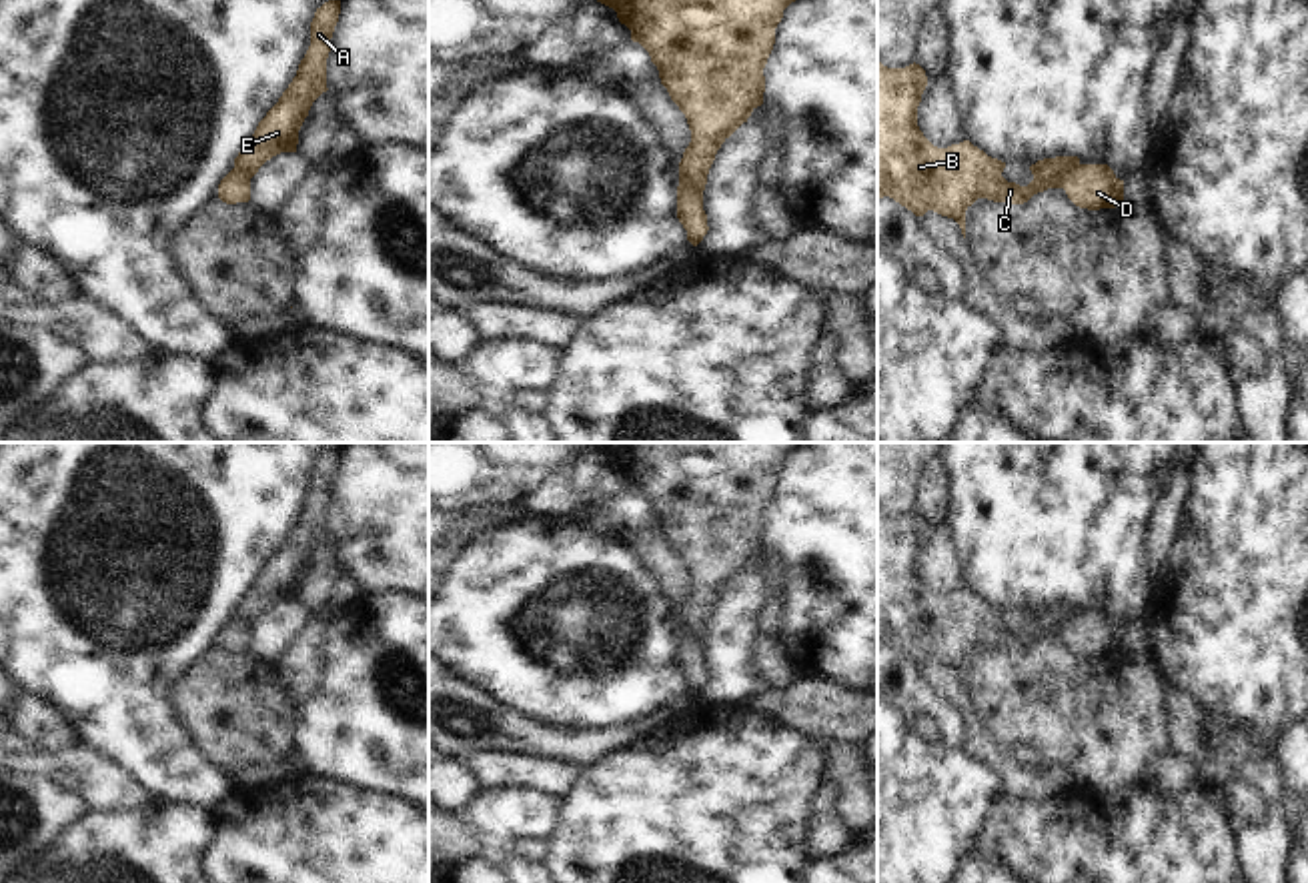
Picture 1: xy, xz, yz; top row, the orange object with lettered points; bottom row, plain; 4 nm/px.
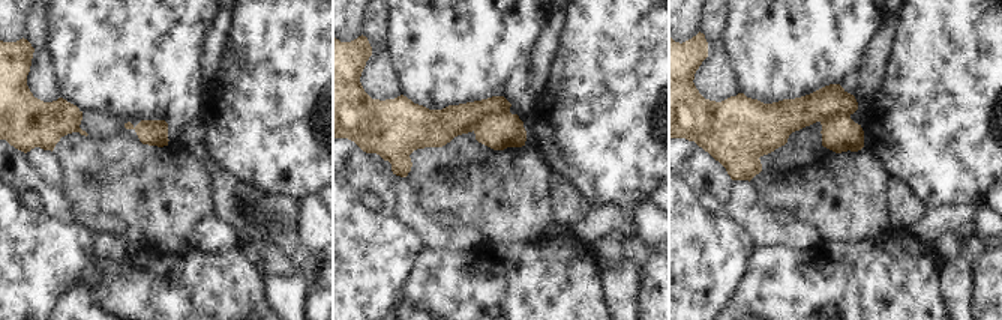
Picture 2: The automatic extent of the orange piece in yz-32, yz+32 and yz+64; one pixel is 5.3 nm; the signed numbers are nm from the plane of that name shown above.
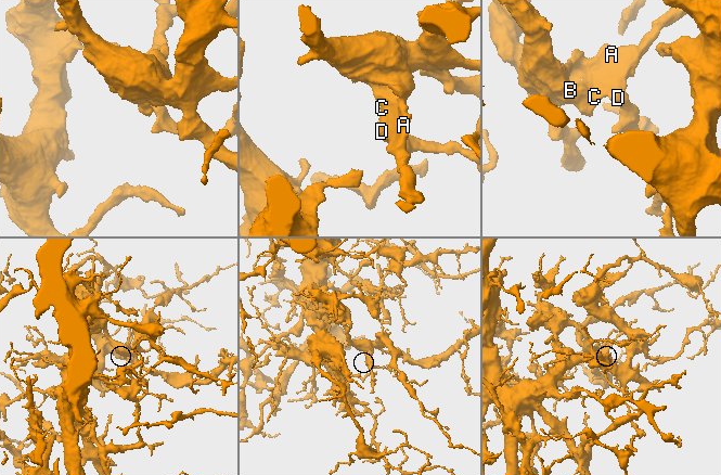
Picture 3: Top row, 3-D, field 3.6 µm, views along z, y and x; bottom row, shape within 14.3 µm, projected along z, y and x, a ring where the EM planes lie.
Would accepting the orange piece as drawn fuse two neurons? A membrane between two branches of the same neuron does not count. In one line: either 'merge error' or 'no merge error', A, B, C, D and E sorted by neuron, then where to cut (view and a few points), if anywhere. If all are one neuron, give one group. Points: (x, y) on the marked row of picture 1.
merge error | A B C E / D | yz (1078, 163), (1062, 187)

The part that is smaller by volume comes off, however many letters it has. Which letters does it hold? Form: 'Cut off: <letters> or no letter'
Cut off: D

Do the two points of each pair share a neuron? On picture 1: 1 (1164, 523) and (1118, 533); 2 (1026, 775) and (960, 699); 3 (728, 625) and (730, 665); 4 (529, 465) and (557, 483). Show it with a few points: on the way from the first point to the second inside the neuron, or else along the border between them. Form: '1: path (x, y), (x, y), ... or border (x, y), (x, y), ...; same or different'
1: border (1168, 485), (1148, 525), (1146, 573); different
2: path (1004, 763), (976, 735), (972, 721); same
3: path (730, 635), (730, 655); same
4: border (563, 463), (519, 499); different

